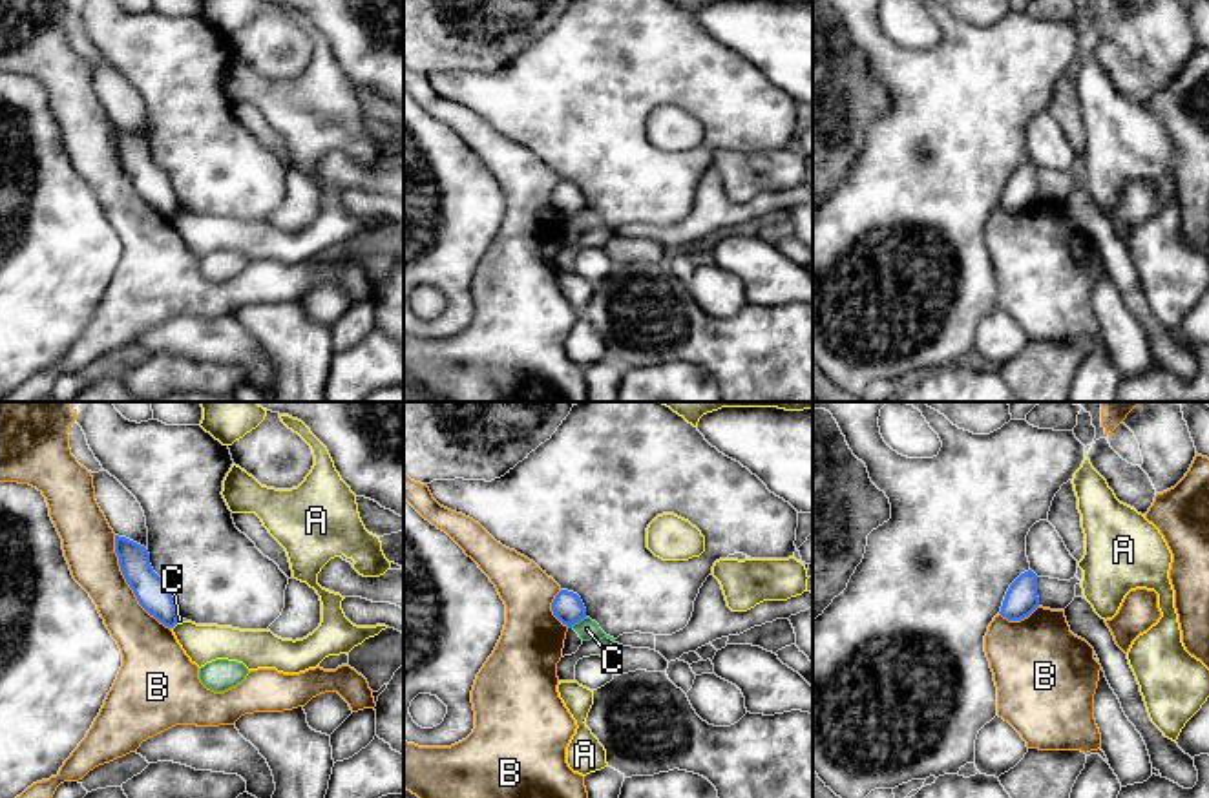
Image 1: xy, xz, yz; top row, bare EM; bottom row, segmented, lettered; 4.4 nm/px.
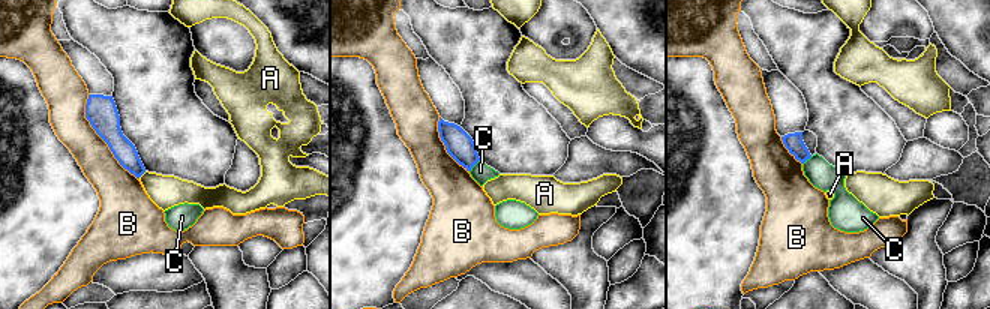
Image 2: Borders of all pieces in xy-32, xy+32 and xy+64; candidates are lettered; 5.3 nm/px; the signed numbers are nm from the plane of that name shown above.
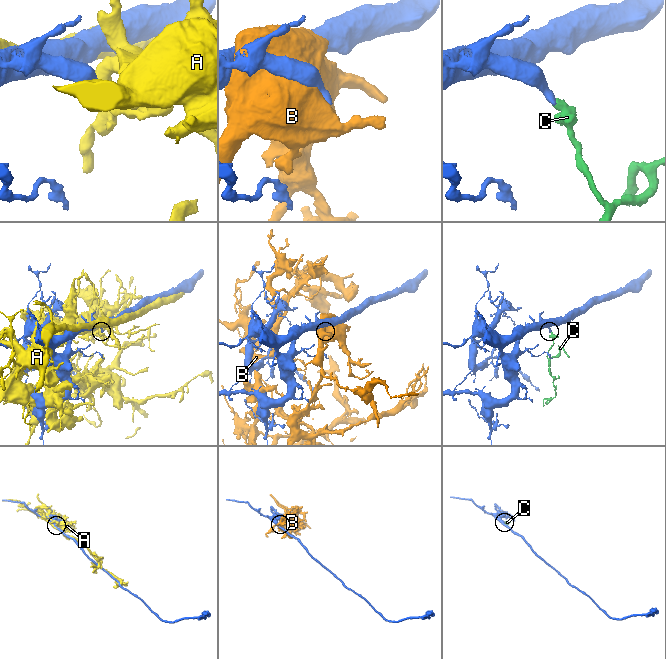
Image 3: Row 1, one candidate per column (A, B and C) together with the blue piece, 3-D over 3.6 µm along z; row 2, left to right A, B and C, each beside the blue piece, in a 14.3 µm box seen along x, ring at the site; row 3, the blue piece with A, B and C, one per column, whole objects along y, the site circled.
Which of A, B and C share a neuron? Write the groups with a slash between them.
A / B / C

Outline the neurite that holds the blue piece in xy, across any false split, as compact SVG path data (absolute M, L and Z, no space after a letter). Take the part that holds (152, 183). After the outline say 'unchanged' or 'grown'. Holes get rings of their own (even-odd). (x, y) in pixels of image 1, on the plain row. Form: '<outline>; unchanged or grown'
M115 126L115 144L139 195L159 214L173 219L179 210L177 197L164 170L153 163L148 141L126 128Z; unchanged

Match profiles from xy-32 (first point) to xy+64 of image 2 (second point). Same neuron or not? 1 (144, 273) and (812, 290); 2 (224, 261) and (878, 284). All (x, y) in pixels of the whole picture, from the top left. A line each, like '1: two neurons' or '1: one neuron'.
1: two neurons
2: two neurons

